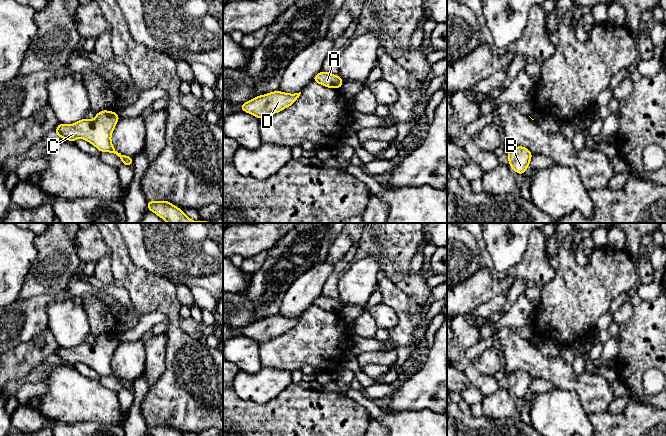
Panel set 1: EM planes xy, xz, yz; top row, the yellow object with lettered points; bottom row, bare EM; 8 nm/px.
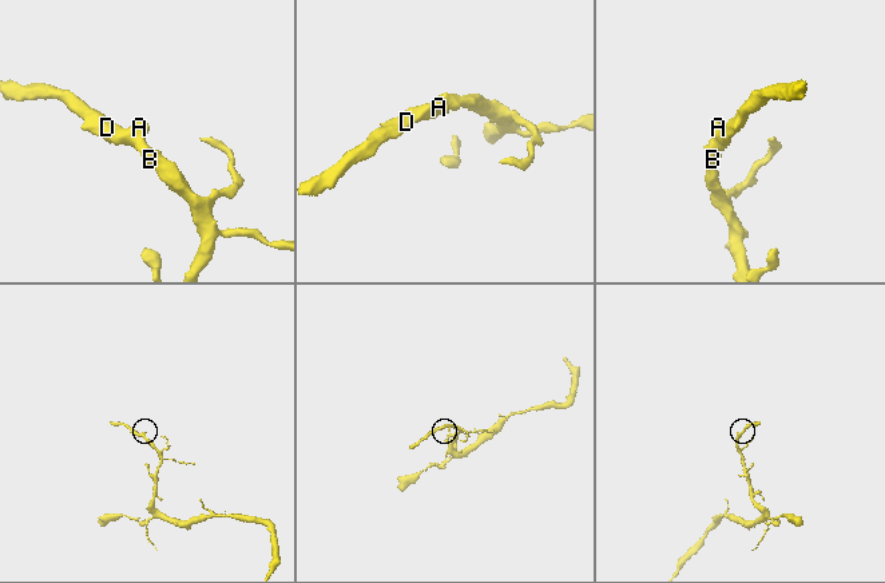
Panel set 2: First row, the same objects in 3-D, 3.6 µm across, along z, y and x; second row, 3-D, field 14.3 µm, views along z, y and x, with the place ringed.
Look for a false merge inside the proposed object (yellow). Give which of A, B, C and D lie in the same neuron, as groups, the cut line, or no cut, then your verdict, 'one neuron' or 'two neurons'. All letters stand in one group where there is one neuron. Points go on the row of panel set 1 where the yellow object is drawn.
groups A B C D; cut none; one neuron

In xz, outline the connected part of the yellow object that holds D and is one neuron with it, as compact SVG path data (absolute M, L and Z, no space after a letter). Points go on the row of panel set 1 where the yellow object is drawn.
M279 90L266 95L257 96L240 105L242 111L258 119L268 117L291 106L299 98L301 92L288 94Z

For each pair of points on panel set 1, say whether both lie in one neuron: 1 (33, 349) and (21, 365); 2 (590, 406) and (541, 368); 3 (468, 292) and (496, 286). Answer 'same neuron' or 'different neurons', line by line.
1: same neuron
2: same neuron
3: same neuron

